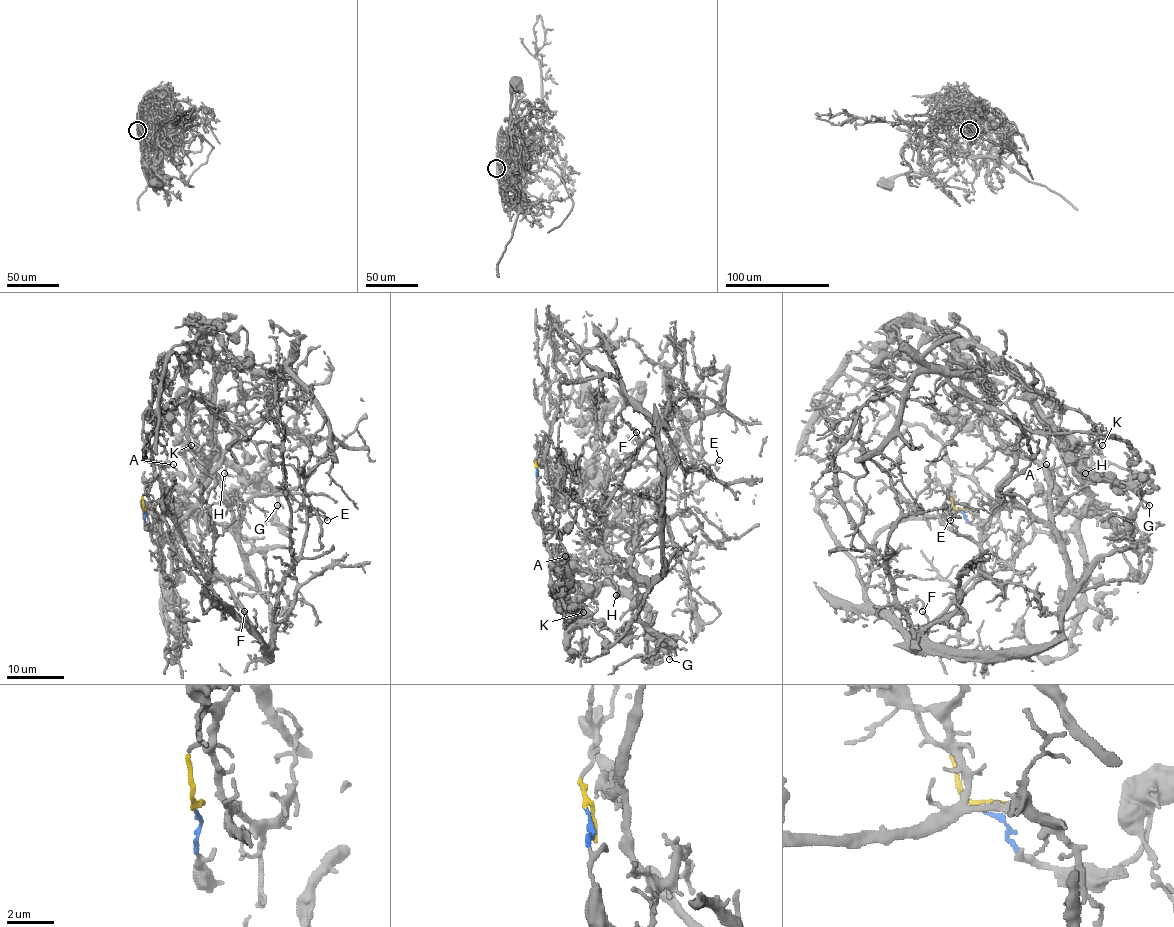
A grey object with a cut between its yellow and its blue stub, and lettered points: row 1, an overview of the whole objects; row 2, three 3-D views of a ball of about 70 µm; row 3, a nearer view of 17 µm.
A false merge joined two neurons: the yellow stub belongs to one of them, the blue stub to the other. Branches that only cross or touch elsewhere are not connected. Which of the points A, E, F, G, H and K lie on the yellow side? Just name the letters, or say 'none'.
E, F

